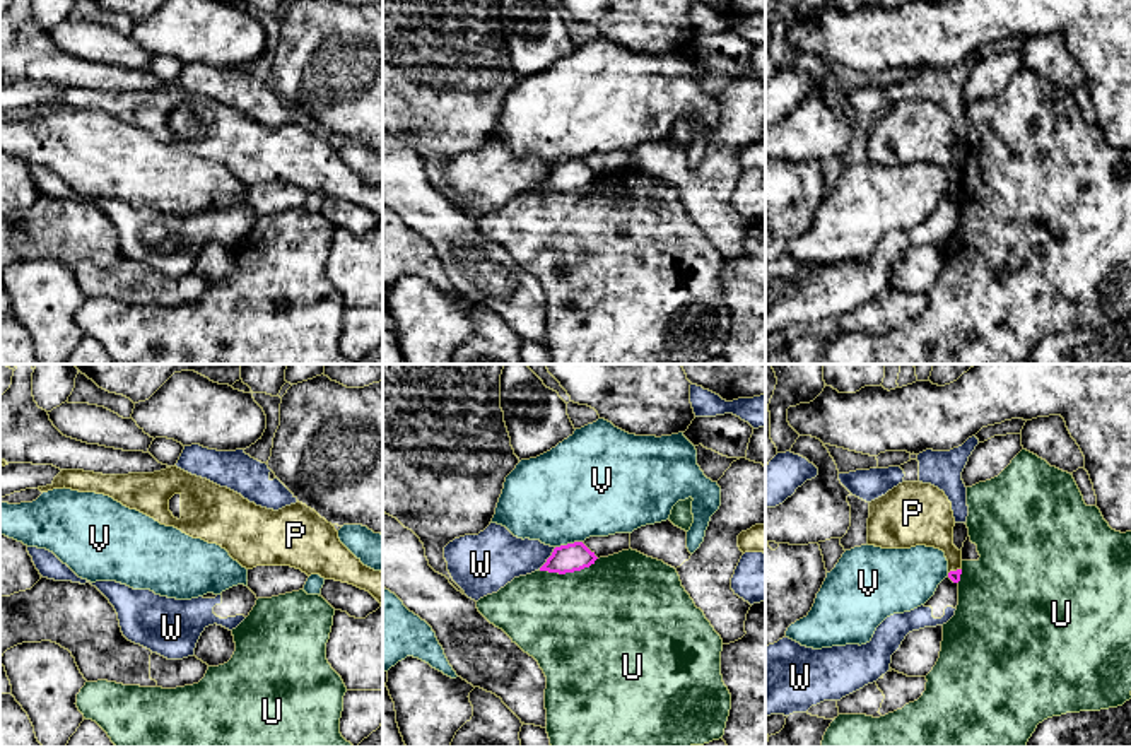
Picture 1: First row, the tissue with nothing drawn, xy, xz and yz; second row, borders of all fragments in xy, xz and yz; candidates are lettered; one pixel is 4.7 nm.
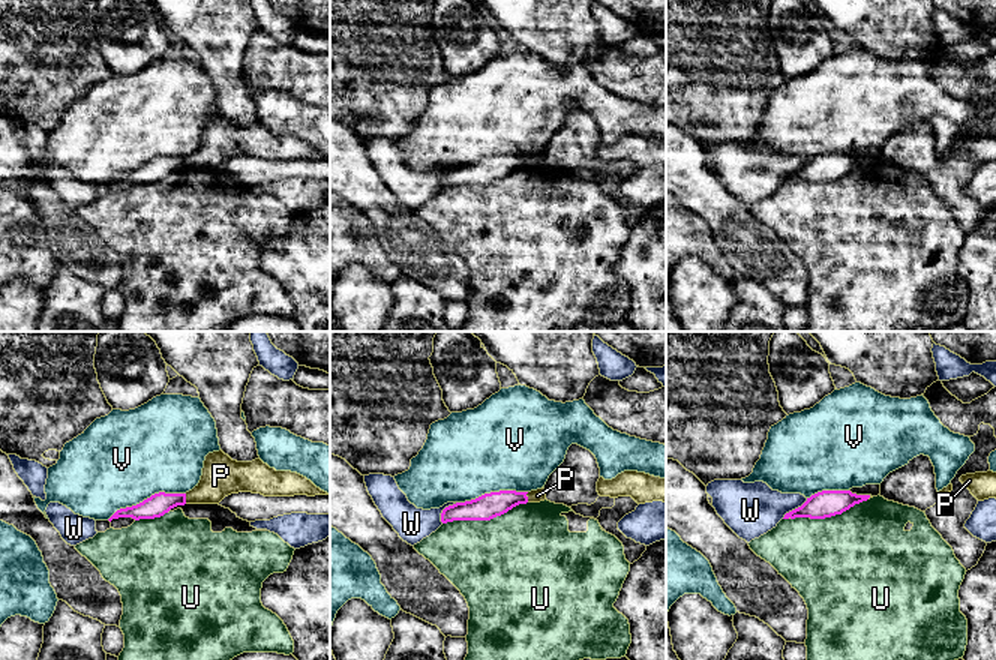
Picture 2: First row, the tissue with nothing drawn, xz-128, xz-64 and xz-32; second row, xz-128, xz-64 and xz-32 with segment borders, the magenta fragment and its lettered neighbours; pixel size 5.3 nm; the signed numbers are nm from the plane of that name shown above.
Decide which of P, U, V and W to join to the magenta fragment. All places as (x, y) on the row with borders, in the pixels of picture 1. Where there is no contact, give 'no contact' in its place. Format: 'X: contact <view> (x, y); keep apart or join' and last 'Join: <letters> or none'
P: contact yz (954, 571); join
U: contact xz (568, 571); keep apart
V: contact xz (568, 544); keep apart
W: contact xz (549, 558); keep apart
Join: P

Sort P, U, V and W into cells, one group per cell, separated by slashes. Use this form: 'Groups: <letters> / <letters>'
Groups: P / U / V / W

